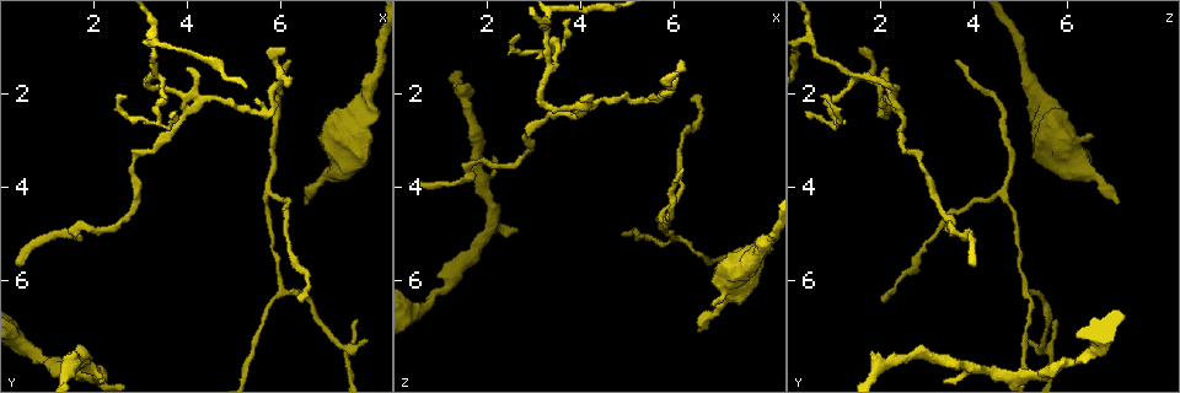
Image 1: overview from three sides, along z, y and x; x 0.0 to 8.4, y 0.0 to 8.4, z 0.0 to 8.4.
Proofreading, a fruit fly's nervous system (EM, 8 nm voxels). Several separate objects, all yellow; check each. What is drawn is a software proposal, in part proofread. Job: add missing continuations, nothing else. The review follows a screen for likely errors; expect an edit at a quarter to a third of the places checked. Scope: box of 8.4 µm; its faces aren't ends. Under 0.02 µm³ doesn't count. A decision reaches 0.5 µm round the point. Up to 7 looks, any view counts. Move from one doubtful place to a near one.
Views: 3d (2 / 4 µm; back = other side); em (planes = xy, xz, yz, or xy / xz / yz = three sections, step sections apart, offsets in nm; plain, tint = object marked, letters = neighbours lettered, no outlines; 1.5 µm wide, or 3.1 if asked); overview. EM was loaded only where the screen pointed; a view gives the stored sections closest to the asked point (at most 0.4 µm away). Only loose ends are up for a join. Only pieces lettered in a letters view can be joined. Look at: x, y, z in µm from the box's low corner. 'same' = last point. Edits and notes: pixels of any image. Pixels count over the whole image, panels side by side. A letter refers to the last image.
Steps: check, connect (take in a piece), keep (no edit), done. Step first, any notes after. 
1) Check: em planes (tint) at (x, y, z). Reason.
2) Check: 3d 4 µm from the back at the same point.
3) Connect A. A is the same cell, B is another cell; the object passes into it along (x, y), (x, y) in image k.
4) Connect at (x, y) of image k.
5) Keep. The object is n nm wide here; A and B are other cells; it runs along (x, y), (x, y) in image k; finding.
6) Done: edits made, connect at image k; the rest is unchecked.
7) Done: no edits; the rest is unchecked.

Check: em xz step 8 (letters) at (4.05, 1.50, 2.20).

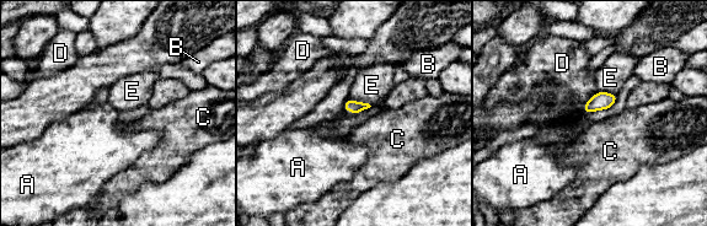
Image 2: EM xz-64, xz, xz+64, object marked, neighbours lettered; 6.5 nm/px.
Connect A. A is the same cell, B, C, D and E are other cells; the neuron continues.

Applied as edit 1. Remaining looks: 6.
Check: overview. See it whole again.

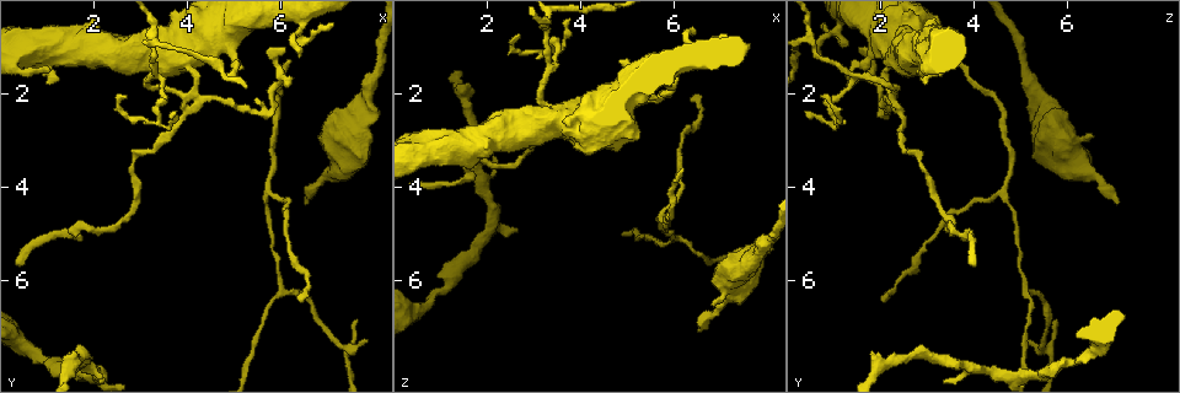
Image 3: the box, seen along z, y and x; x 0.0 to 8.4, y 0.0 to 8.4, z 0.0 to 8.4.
Check: em planes (tint) at (6.15, 1.25, 3.60). Tapers out.

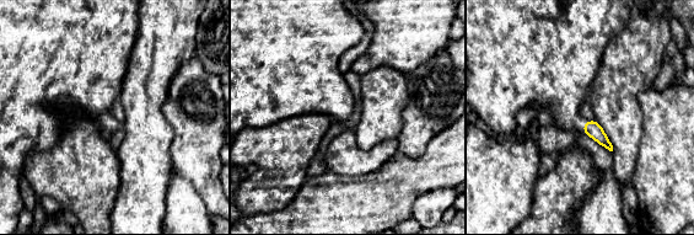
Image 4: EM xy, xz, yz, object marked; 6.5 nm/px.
Check: em planes (letters) at the same point. See the neighbours.

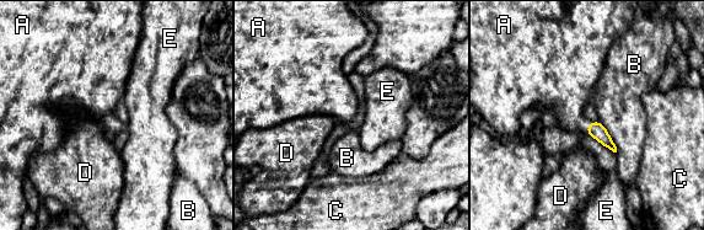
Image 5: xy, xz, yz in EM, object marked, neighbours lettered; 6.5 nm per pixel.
Connect A. A is the same cell, B, C, D and E are other cells; the neuron continues.

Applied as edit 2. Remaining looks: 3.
Check: em planes (plain) at (6.50, 4.30, 7.10).

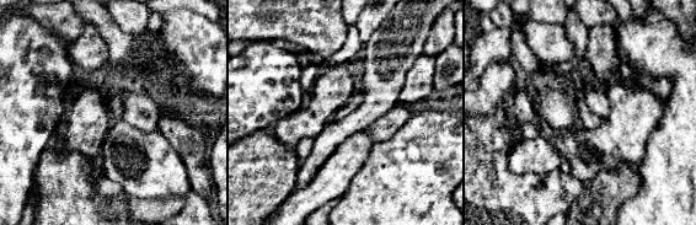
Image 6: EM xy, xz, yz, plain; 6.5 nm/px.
Check: em planes (letters) at the same point.

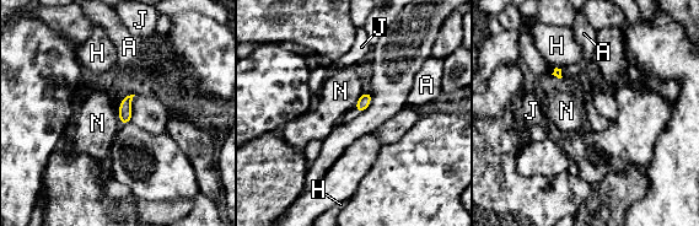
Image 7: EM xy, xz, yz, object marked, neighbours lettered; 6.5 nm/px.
Keep. A, H, J and N are other cells; a border runs along (363, 93), (354, 106) in image 7; none of them fits.

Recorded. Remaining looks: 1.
Done: edits made, connect at image 2, connect at image 5; the rest is unchecked.

